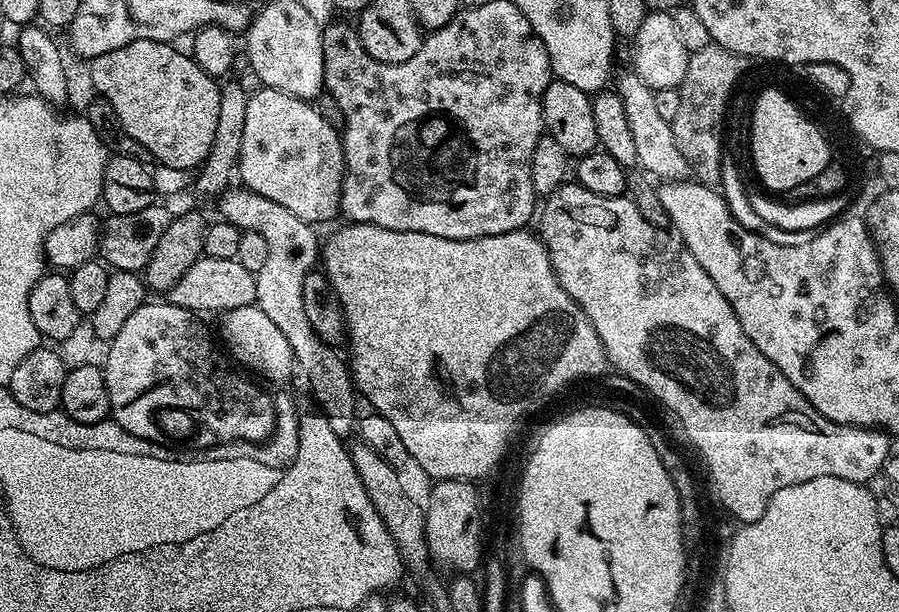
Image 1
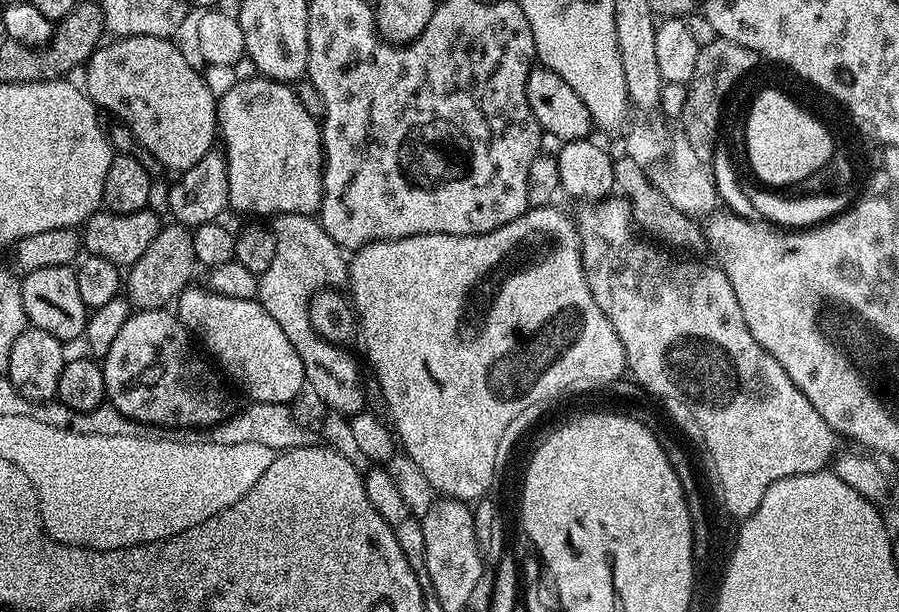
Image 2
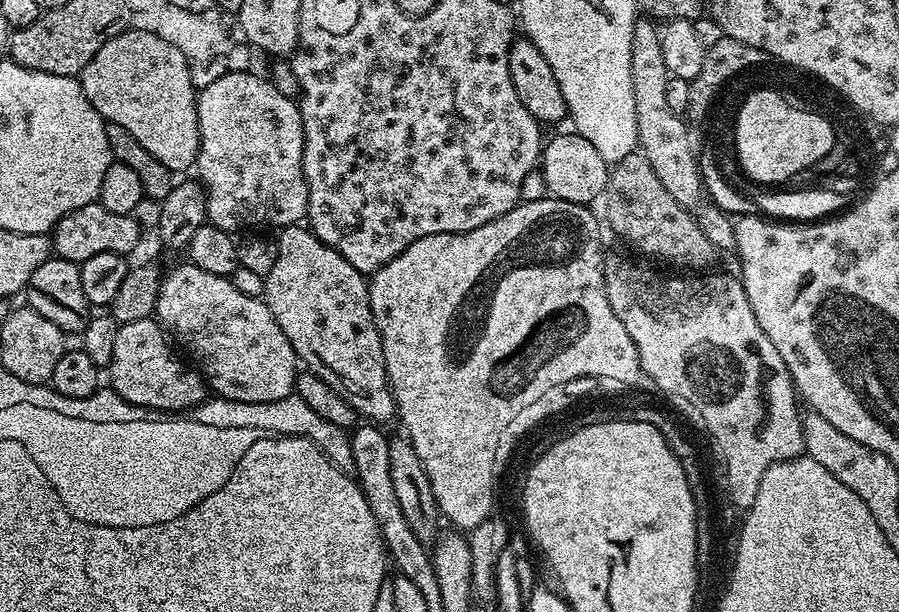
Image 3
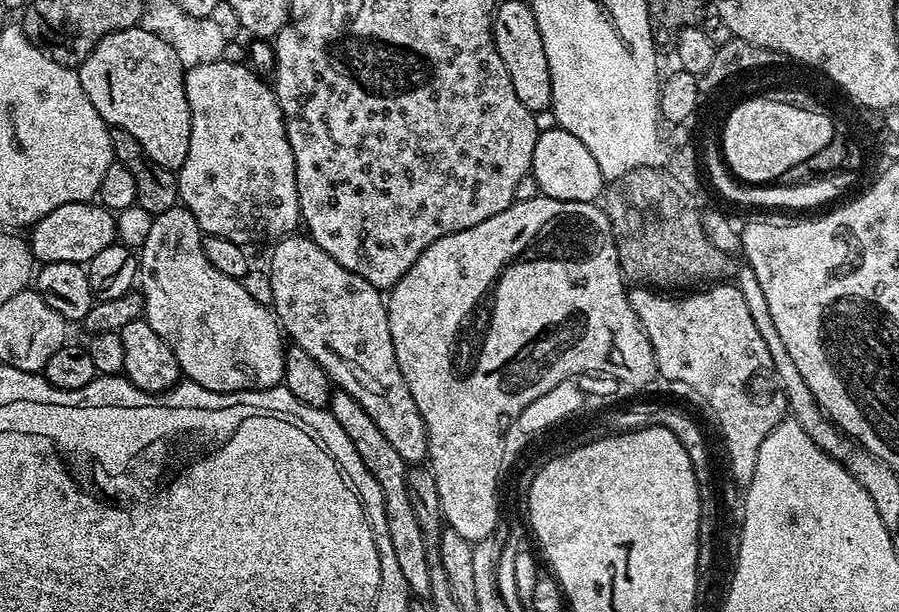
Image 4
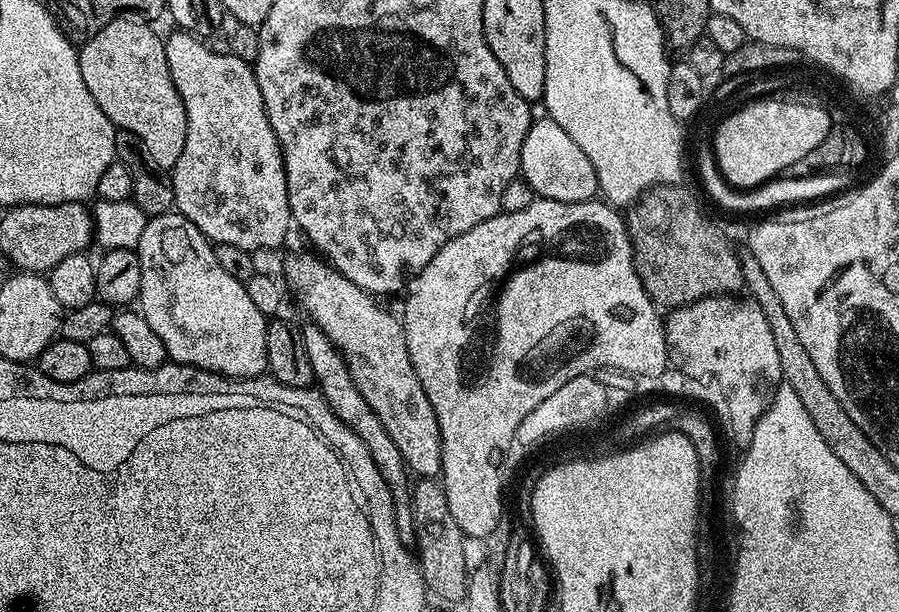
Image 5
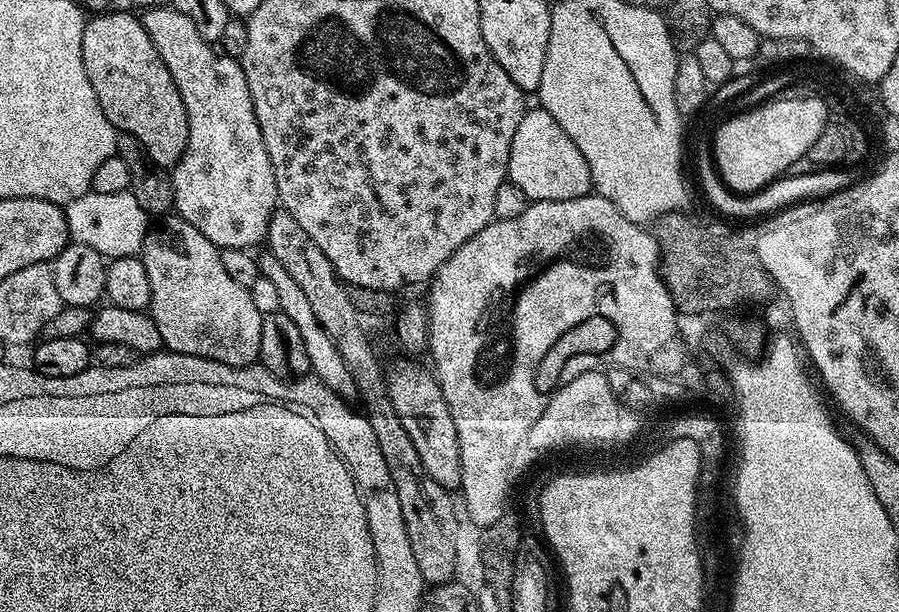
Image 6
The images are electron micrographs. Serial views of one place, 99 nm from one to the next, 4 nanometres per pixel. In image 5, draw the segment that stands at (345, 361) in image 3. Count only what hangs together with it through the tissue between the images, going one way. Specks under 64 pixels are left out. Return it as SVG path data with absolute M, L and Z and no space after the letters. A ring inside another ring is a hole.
M300 252L285 262L287 291L296 295L301 310L308 315L307 319L317 324L326 334L326 338L330 338L330 342L334 342L336 349L344 355L344 361L348 363L358 390L362 390L362 398L370 402L370 410L378 414L382 426L386 426L390 438L394 438L398 450L402 450L402 458L409 473L416 478L439 477L442 466L442 434L438 430L434 406L430 406L430 398L426 398L426 390L422 390L422 382L418 382L418 374L410 362L403 323L397 317L395 320L386 309L379 308L376 305L379 304L377 297L372 293L362 290L362 286L354 286L354 282L350 282L350 278L343 276L337 268L325 262L319 255L308 252Z

